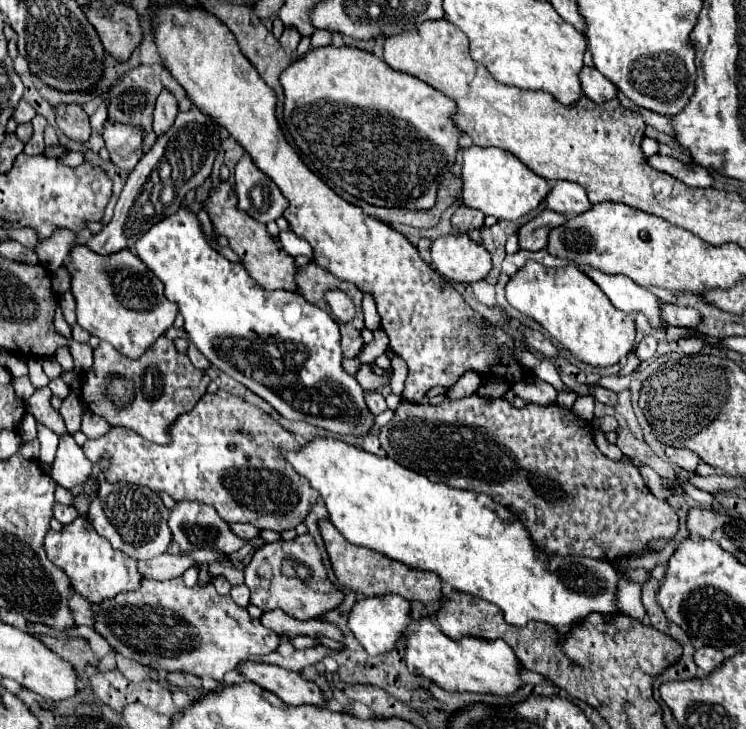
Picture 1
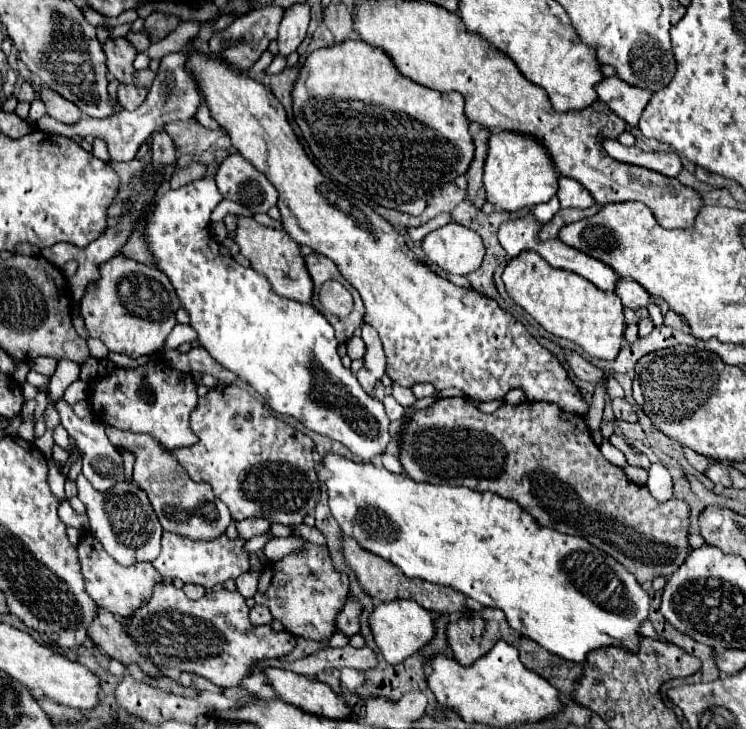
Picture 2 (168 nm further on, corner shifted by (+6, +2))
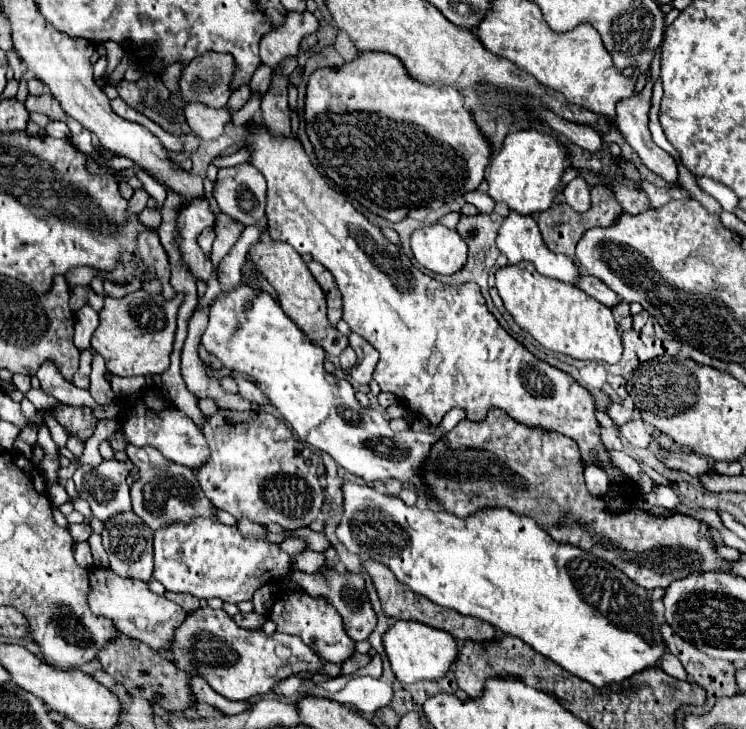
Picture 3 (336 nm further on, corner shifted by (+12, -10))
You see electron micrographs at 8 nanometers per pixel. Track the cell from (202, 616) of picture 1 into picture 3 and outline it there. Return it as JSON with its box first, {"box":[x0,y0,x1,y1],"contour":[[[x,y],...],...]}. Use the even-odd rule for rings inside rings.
{"box":[166,606,322,700],"contour":[[[210,606],[186,614],[176,626],[166,654],[170,654],[178,670],[204,678],[214,692],[228,700],[248,700],[266,694],[278,680],[298,672],[312,674],[322,666],[322,660],[300,638],[280,632],[268,636],[262,630],[244,630],[226,610],[214,610]]]}

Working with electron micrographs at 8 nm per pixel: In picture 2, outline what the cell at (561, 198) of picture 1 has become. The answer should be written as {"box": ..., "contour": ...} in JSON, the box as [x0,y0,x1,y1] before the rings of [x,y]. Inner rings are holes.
{"box":[558,176,594,208],"contour":[[[560,176],[558,178],[558,198],[560,198],[560,206],[562,208],[590,208],[594,204],[594,198],[590,196],[590,192],[580,184],[580,182],[574,182],[572,178],[566,178],[566,176]]]}

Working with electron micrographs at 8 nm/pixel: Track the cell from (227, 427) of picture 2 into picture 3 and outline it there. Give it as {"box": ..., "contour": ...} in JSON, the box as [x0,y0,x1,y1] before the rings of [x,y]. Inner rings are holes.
{"box":[196,410,324,530],"contour":[[[230,410],[230,418],[226,412],[204,416],[200,430],[210,446],[210,456],[202,466],[196,468],[196,478],[216,510],[230,512],[236,520],[248,518],[258,524],[278,522],[286,530],[310,526],[318,518],[324,504],[324,464],[316,452],[312,452],[304,442],[298,442],[292,436],[292,430],[286,426],[284,420],[262,410]]]}

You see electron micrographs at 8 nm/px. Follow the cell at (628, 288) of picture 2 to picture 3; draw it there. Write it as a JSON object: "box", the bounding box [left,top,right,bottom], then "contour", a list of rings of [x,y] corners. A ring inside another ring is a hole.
{"box":[578,276,620,308],"contour":[[[582,276],[578,288],[582,288],[588,296],[594,296],[598,302],[602,302],[608,308],[616,308],[620,304],[620,298],[616,296],[616,292],[612,292],[604,282],[596,280],[594,276]]]}

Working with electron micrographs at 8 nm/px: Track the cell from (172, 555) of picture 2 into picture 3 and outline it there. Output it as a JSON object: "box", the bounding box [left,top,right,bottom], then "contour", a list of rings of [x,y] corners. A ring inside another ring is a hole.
{"box":[154,520,290,602],"contour":[[[194,520],[192,524],[172,524],[154,532],[154,578],[166,586],[170,592],[188,592],[196,598],[222,598],[224,602],[250,600],[254,590],[264,582],[276,580],[280,574],[288,572],[290,556],[282,552],[276,544],[262,538],[242,536],[236,526],[224,526],[218,520]]]}

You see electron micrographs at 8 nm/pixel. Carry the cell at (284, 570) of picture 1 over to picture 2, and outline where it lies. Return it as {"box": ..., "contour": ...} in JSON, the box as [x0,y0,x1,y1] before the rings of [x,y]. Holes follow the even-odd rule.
{"box":[254,542,348,642],"contour":[[[306,542],[304,552],[290,554],[262,572],[254,600],[270,608],[272,616],[280,620],[288,632],[306,640],[326,642],[338,632],[336,616],[348,600],[348,576],[336,570],[326,546]]]}

